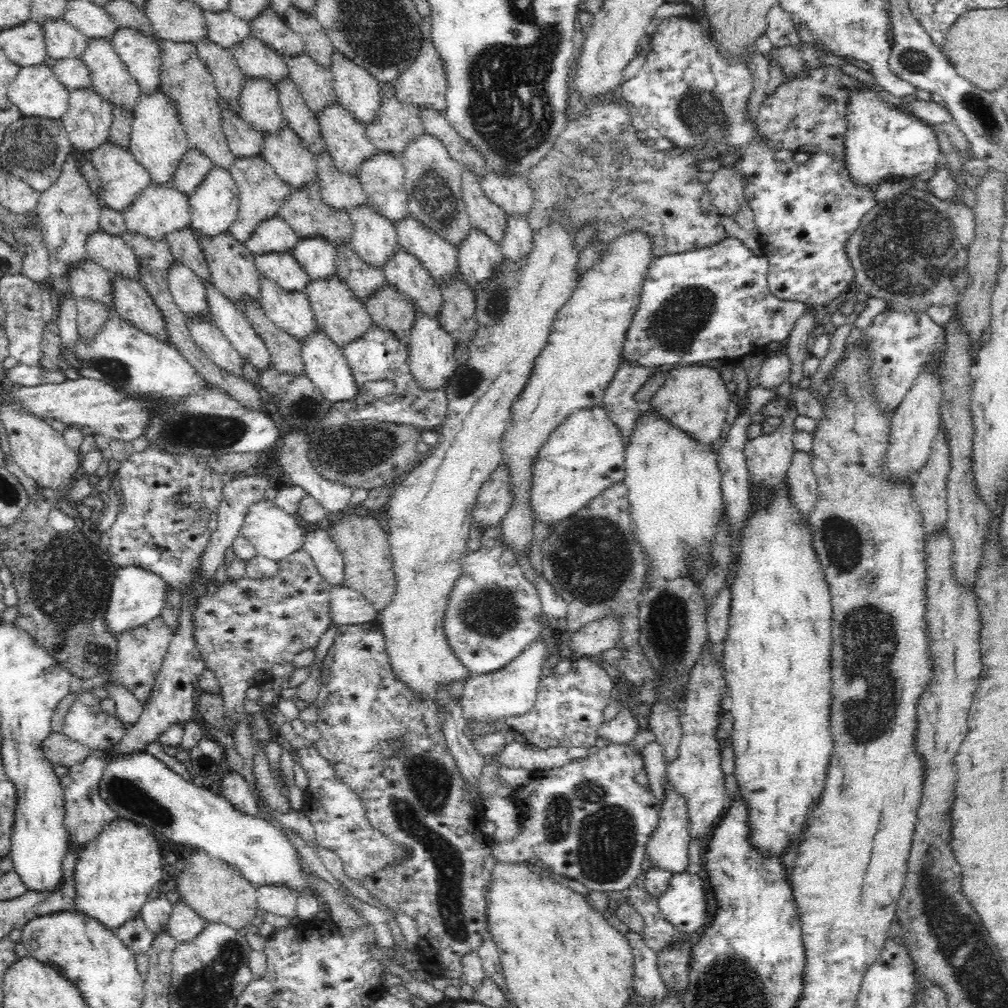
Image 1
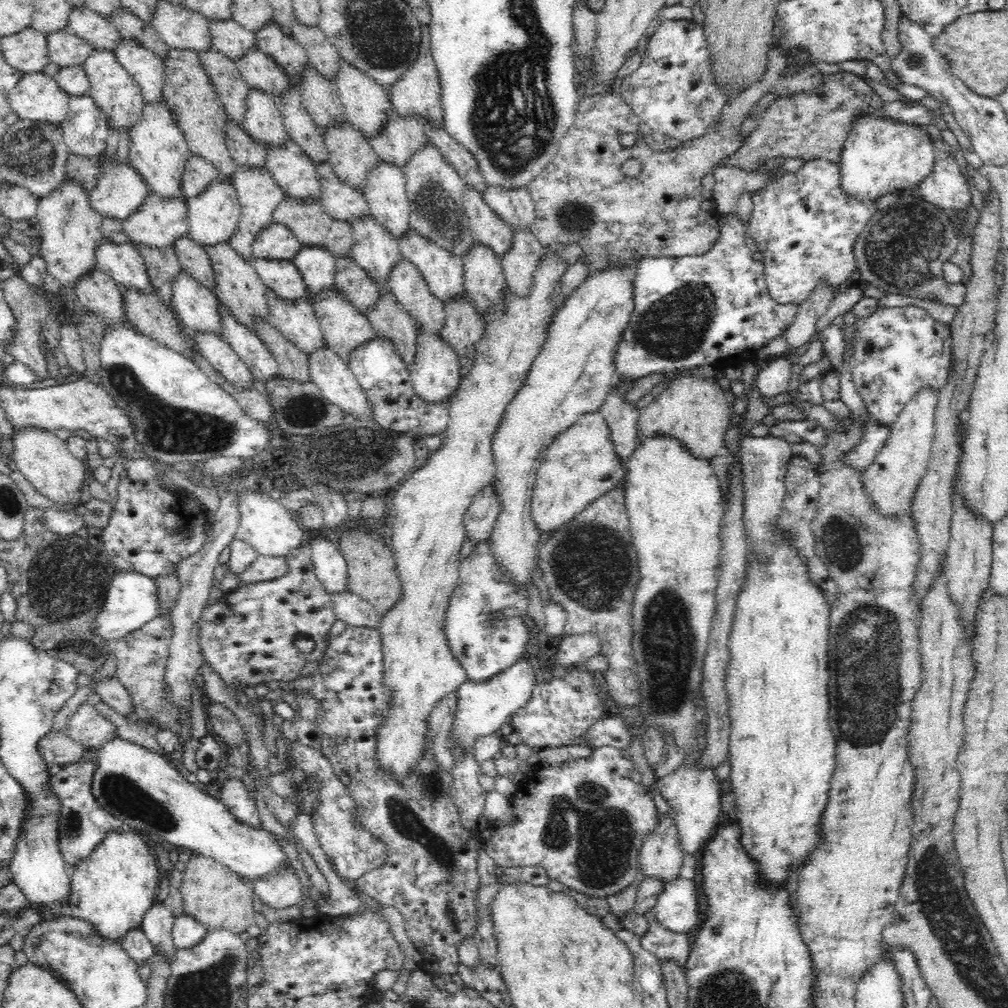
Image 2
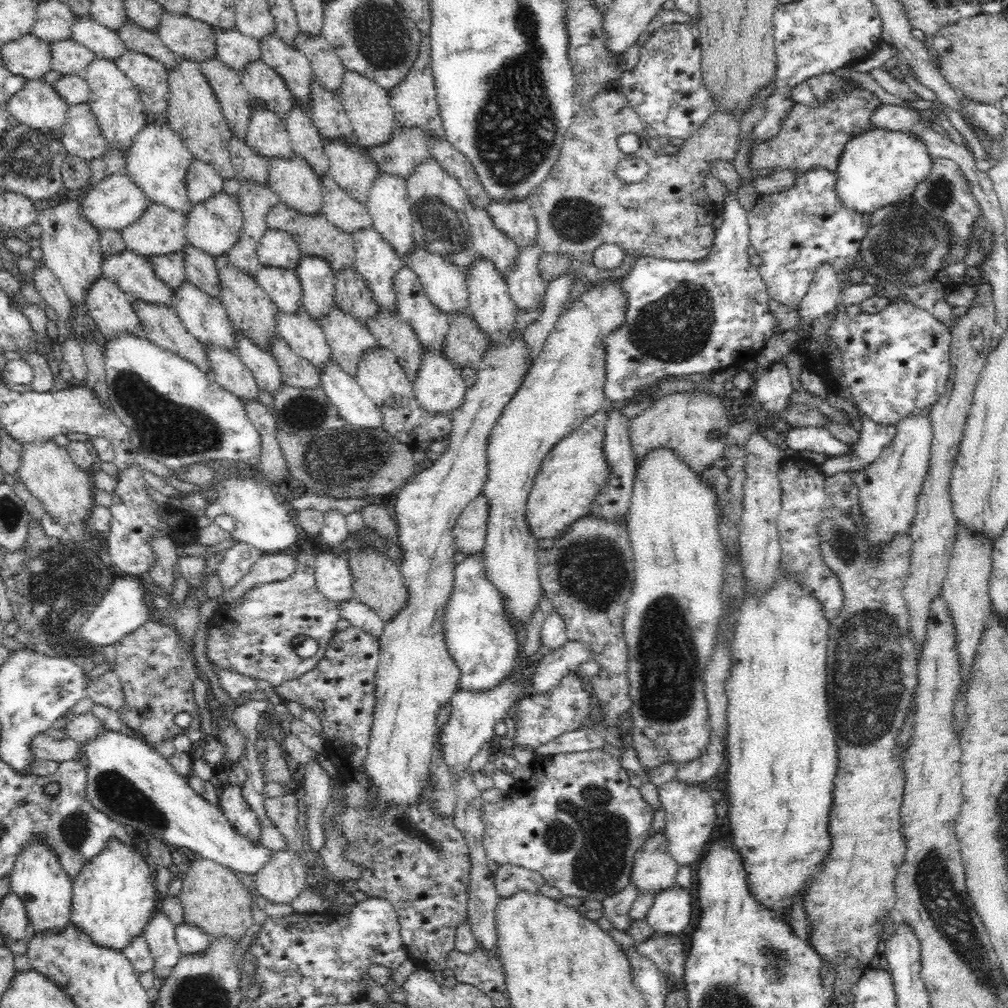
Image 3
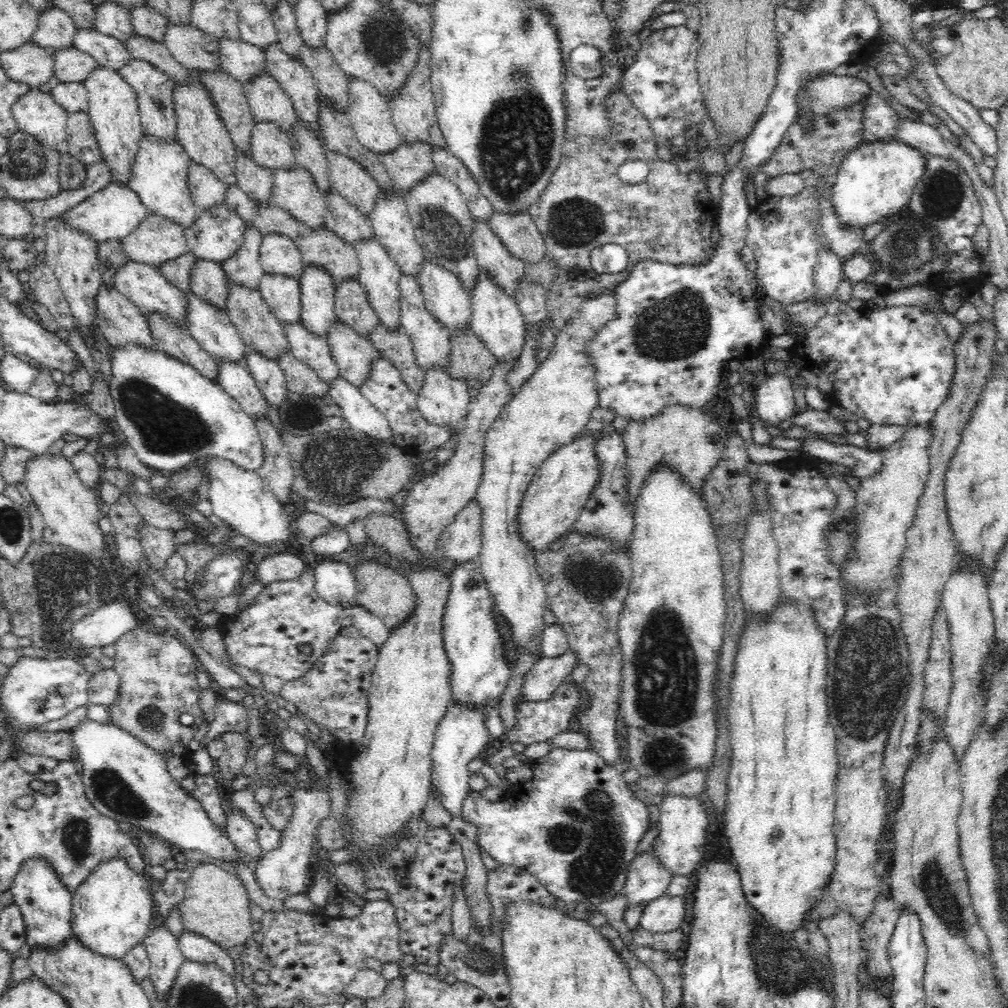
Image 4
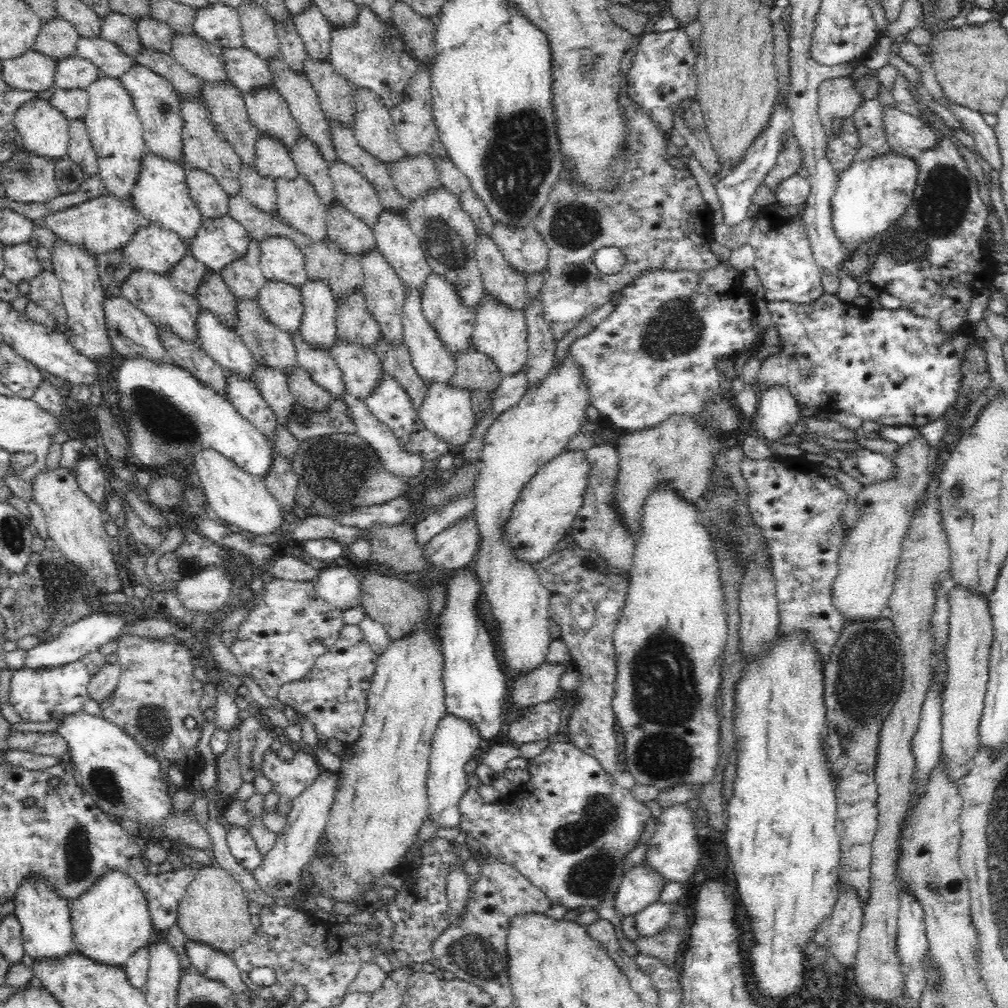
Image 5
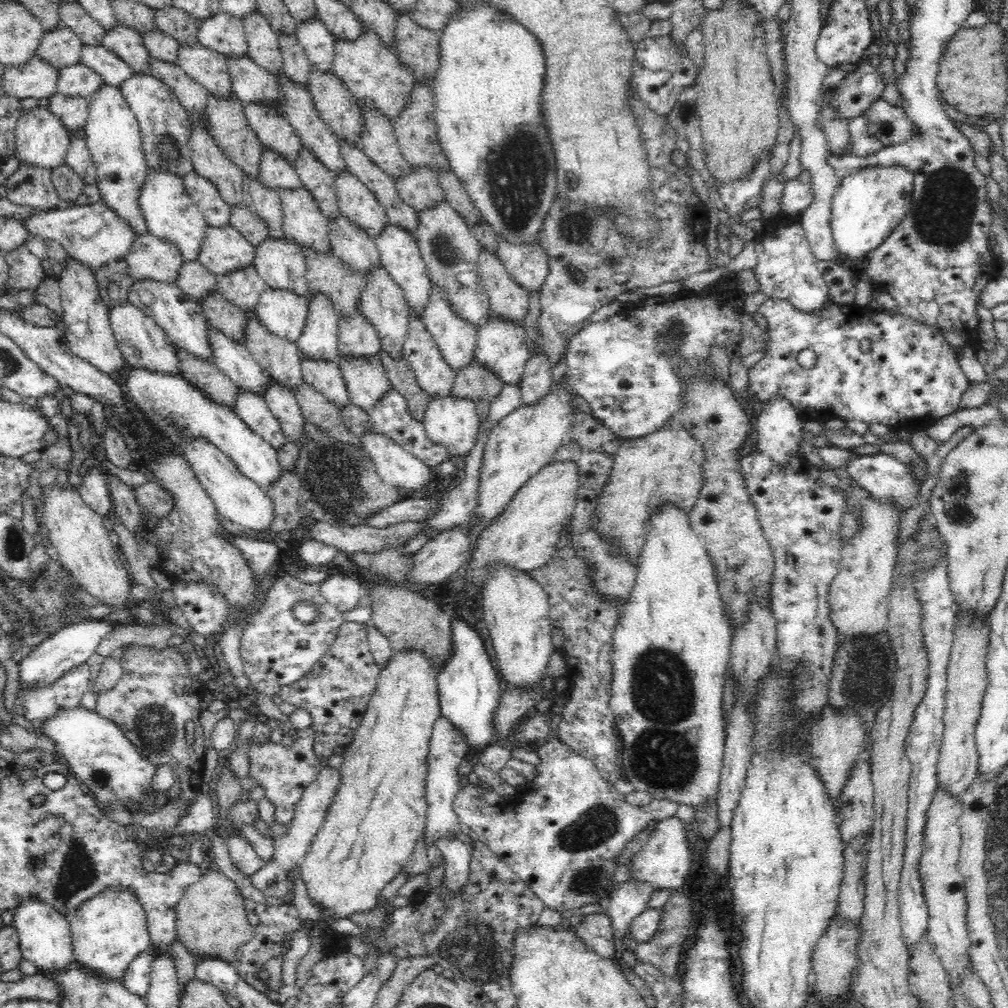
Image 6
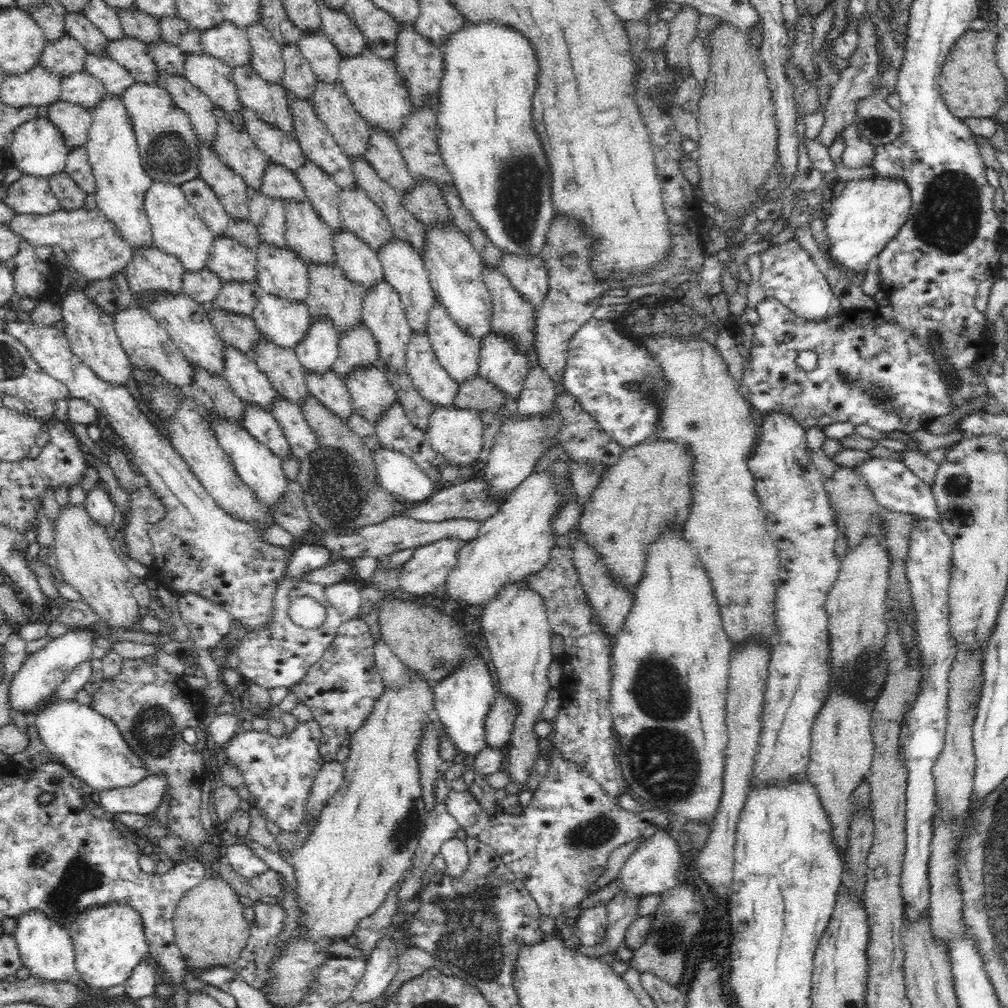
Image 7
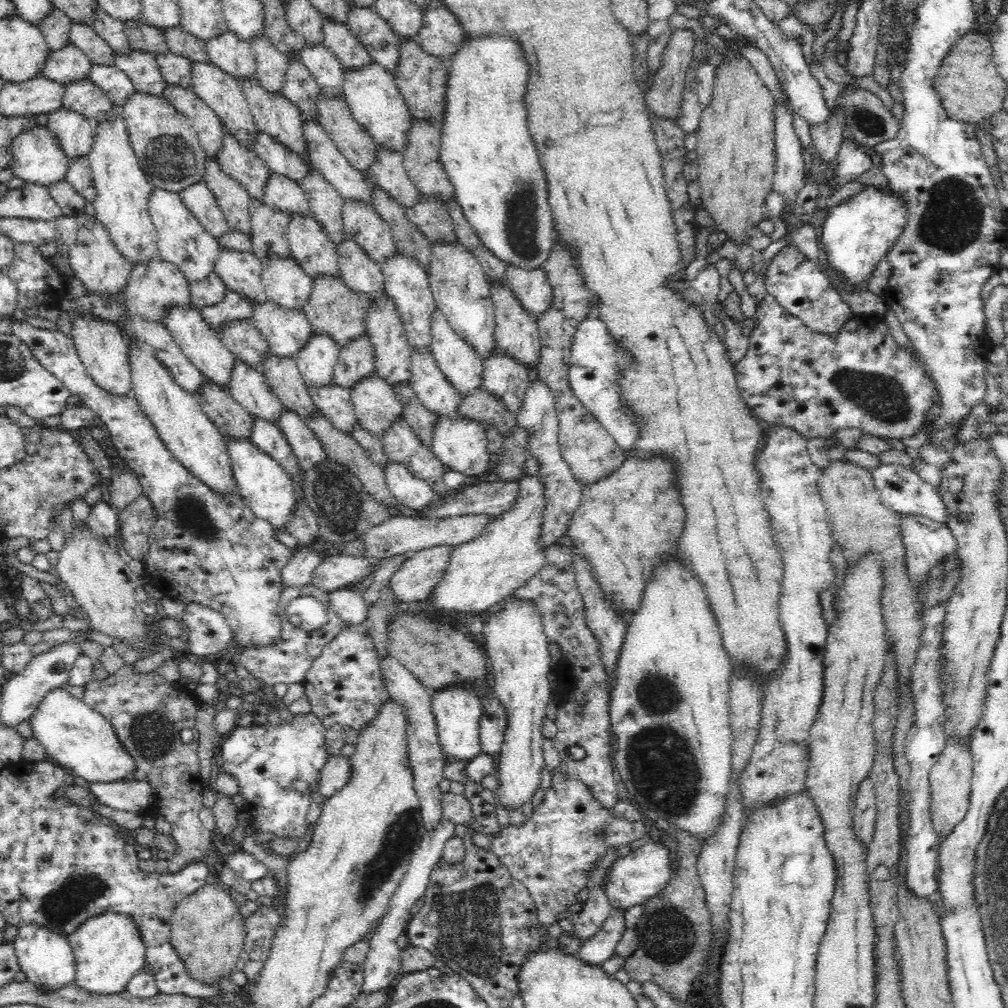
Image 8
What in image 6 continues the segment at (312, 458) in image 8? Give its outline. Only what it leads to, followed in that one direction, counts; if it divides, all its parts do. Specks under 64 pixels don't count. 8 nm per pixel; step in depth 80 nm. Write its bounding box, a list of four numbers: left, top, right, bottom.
[263,378,310,448]

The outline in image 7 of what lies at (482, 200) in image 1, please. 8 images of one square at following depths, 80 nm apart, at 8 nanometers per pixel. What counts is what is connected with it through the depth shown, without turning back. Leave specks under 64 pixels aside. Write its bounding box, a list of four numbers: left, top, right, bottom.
[481,263,537,354]

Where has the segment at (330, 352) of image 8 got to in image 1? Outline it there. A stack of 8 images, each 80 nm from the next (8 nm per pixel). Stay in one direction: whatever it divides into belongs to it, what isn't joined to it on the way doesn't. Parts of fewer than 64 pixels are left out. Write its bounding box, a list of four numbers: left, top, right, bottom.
[291,236,336,280]

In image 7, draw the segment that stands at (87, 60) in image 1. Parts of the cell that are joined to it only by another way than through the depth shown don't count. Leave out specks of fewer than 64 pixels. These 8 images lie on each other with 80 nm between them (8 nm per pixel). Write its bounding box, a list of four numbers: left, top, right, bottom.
[87,94,154,250]

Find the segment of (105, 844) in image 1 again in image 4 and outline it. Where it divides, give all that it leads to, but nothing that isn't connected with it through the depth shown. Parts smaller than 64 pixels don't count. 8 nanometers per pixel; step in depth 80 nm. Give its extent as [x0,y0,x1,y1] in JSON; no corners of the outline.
[72,857,156,959]

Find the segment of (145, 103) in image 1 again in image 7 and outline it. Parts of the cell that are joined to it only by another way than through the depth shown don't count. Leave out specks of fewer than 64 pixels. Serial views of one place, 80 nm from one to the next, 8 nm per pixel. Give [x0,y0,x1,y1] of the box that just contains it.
[144,181,215,271]

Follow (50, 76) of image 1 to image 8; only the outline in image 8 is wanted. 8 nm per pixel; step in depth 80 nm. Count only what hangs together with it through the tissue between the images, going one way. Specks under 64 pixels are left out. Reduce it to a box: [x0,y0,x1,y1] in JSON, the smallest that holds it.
[9,125,69,186]

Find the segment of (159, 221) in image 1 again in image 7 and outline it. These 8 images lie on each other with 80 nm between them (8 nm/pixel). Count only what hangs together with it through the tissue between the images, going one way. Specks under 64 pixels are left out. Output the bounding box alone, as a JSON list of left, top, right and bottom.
[125,245,184,305]

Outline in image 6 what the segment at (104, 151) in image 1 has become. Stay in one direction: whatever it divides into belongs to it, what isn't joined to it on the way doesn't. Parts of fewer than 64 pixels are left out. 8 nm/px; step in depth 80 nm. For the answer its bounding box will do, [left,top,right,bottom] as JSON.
[23,200,136,271]

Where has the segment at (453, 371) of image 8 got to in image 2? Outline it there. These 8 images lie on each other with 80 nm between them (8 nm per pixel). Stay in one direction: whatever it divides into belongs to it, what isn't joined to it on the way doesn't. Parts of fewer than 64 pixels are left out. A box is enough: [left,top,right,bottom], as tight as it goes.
[398,227,466,302]

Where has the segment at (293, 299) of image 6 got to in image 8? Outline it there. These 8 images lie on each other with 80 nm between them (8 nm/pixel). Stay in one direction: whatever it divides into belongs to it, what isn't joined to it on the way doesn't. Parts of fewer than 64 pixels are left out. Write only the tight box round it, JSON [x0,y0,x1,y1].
[250,299,313,358]

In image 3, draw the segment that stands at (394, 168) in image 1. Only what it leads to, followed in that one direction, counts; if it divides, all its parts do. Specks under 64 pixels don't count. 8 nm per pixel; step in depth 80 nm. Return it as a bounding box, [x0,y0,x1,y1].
[366,172,416,260]

